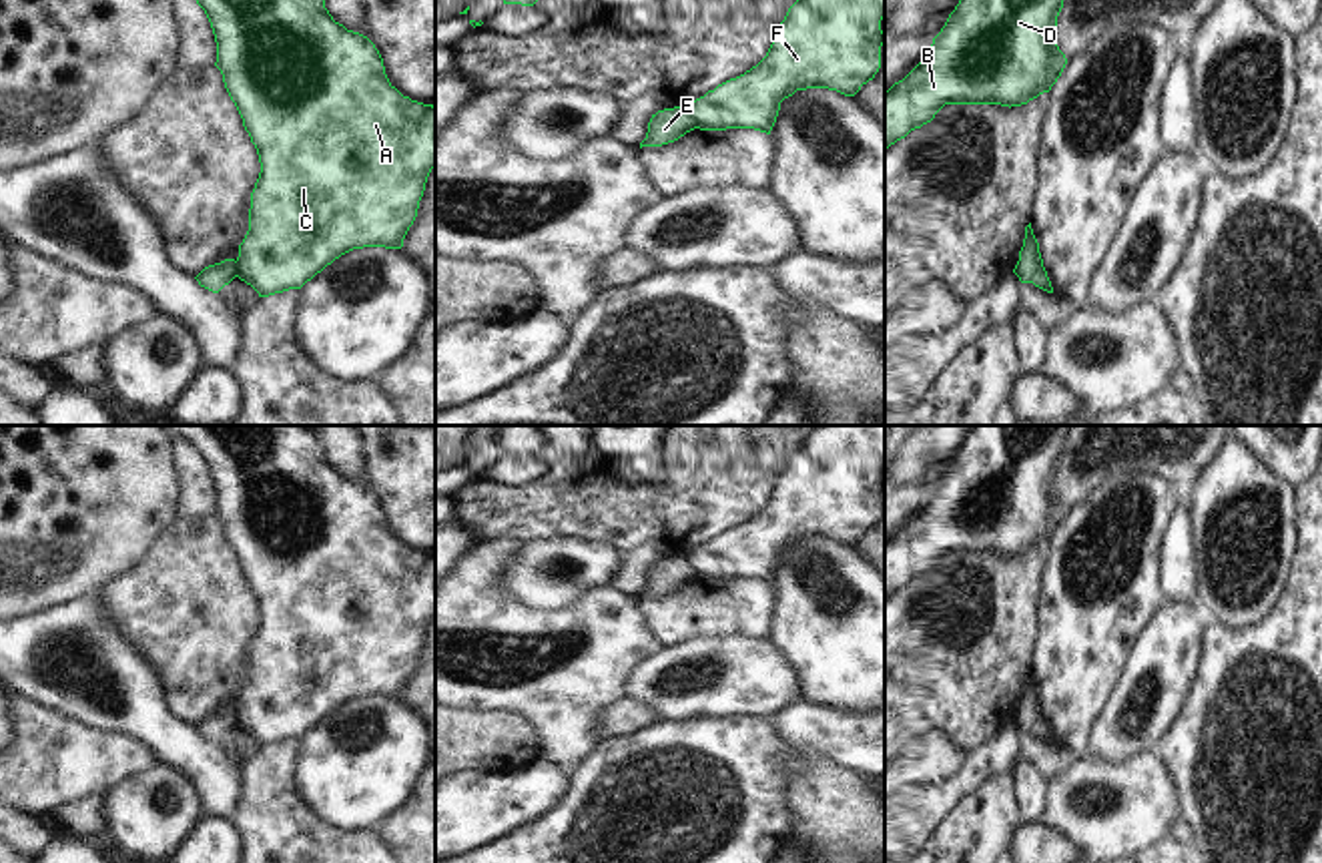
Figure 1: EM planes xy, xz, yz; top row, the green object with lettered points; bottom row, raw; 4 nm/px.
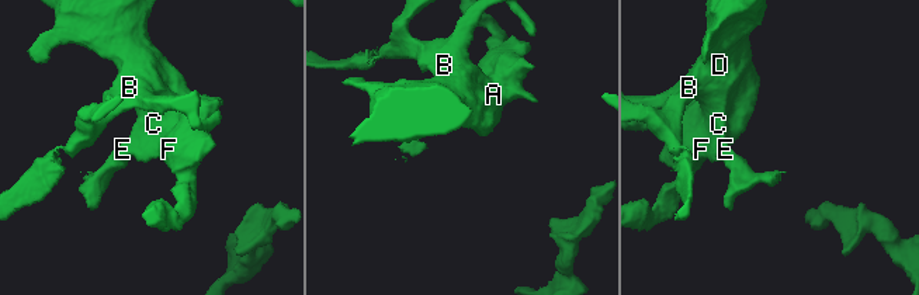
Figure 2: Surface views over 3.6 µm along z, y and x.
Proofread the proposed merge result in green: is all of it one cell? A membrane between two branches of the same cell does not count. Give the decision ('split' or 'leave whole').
split

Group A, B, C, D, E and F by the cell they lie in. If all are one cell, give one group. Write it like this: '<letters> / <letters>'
A B C D F / E

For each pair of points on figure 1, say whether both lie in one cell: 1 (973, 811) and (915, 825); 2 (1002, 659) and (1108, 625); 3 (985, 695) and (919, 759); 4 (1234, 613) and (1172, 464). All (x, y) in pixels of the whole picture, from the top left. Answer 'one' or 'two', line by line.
1: two
2: two
3: two
4: two

